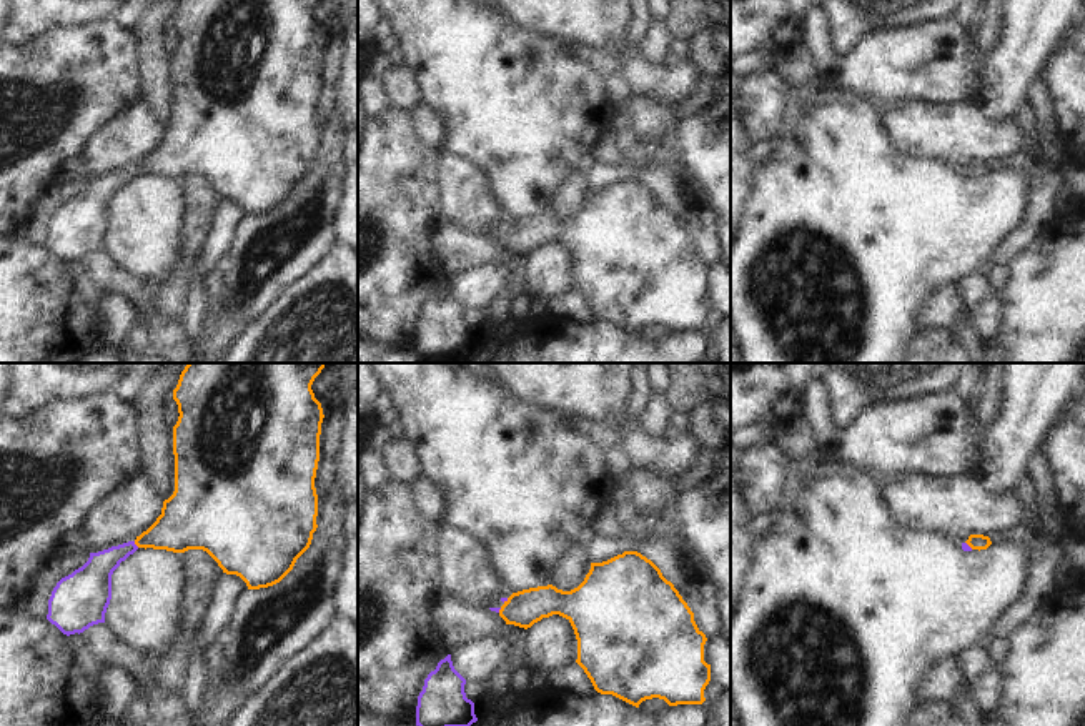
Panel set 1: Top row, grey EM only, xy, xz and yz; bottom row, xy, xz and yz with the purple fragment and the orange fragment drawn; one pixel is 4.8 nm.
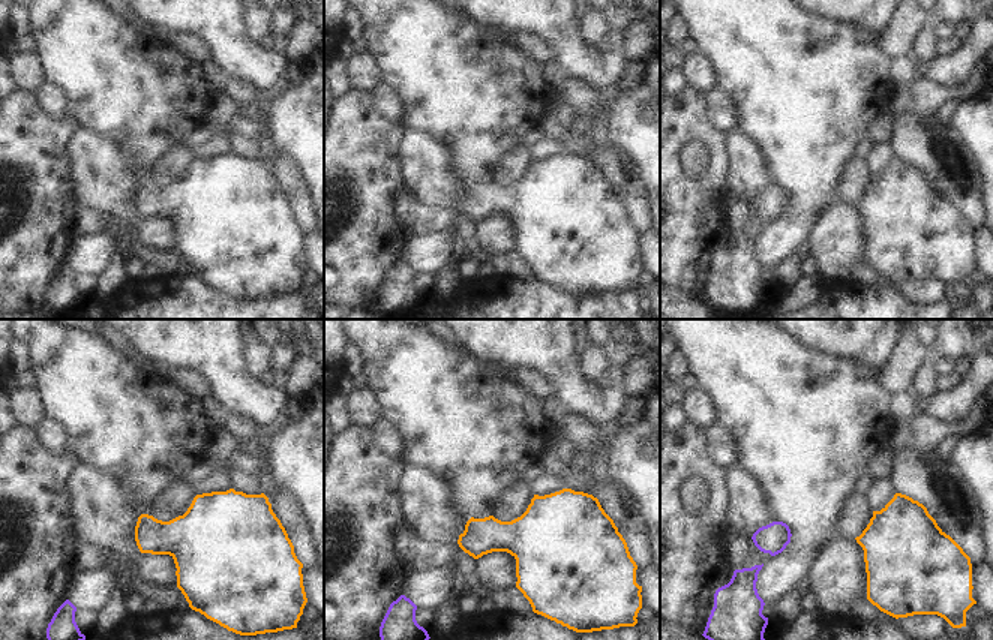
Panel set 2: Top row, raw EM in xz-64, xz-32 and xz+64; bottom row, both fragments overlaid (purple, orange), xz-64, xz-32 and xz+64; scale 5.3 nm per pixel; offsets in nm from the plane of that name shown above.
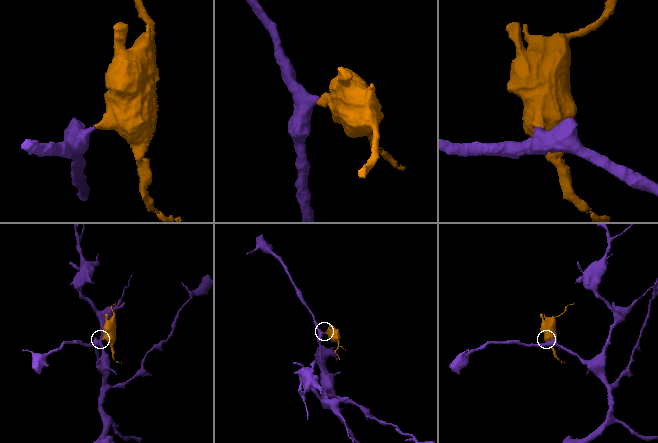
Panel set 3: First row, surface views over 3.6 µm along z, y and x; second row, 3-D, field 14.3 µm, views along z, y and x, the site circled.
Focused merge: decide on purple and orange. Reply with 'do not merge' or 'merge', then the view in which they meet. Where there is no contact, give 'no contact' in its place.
merge; meets purple in xy

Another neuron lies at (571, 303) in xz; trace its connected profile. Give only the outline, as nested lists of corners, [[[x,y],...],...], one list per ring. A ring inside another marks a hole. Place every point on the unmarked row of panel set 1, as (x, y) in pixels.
[[[577,290],[561,293],[556,298],[549,298],[546,306],[552,313],[572,318],[576,321],[589,321],[596,318],[591,306]]]

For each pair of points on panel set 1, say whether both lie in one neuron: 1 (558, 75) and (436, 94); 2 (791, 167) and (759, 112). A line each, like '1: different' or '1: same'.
1: same
2: different

